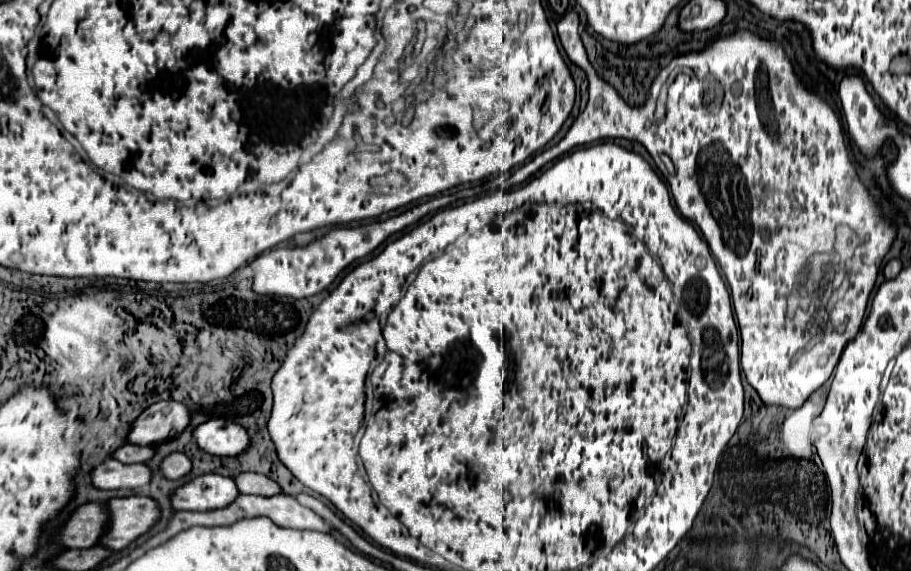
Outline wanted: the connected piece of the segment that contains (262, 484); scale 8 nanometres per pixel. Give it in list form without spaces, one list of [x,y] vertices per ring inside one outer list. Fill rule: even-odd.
[[[252,472],[238,474],[234,478],[234,482],[238,484],[238,488],[240,488],[242,494],[256,494],[256,496],[284,494],[282,488],[274,480],[270,480],[268,476],[262,476],[262,474],[252,474]]]

